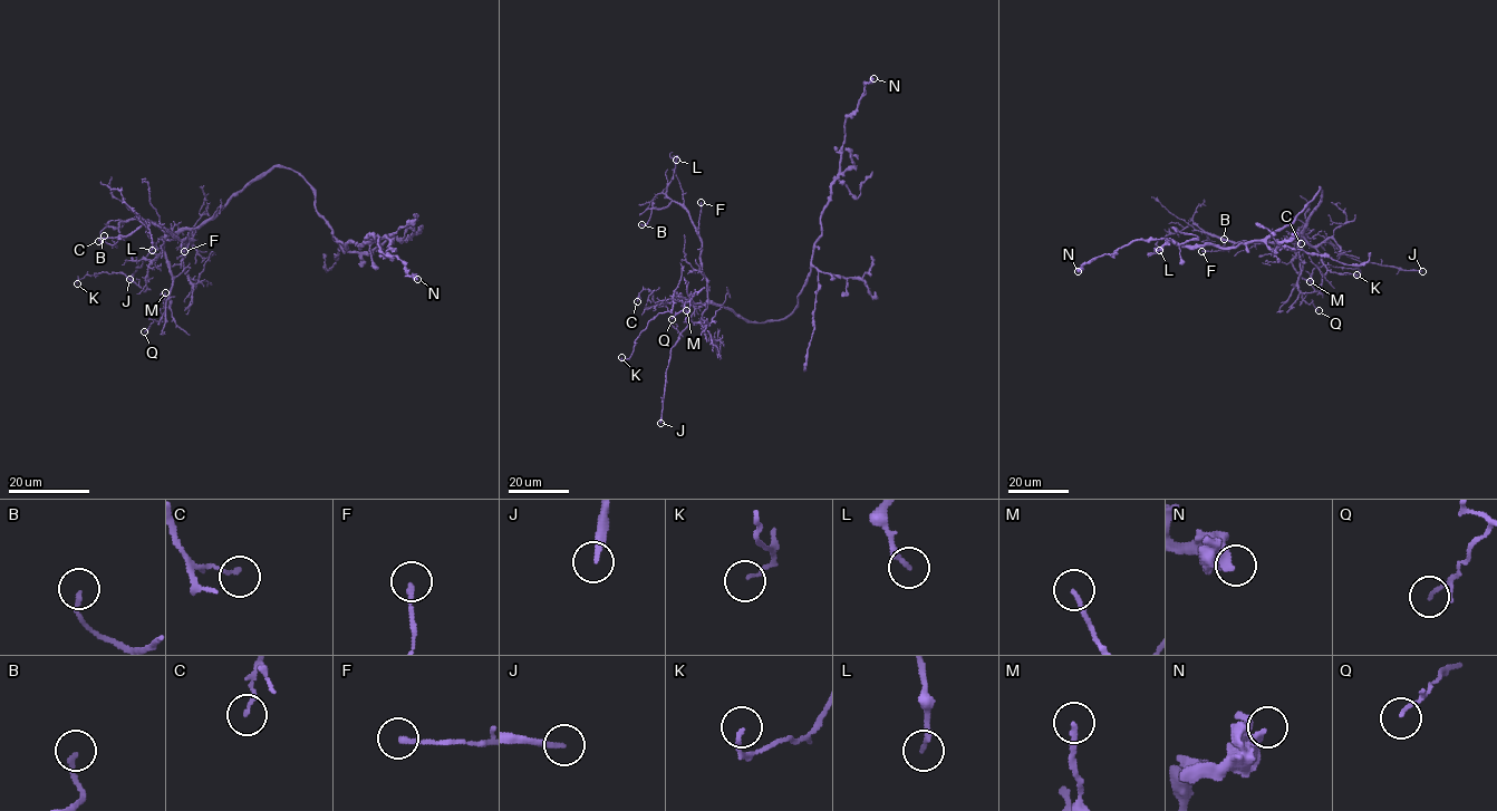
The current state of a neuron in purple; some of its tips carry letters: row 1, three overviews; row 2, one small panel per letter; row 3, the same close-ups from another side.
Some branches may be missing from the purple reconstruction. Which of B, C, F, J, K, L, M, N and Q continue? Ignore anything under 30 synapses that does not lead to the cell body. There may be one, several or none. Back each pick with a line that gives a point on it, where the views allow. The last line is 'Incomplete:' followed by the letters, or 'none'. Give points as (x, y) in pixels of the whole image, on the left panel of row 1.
J: at (129, 279)
Incomplete: J

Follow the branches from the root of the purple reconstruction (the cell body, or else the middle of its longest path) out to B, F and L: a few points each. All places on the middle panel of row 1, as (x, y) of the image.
B: (790, 314), (747, 322), (711, 301), (702, 240), (679, 204), (653, 209), (641, 224)
F: (790, 314), (780, 320), (747, 322), (707, 299), (698, 232), (701, 202)
L: (790, 314), (780, 320), (747, 322), (707, 299), (702, 240), (689, 214), (666, 195), (676, 160)

